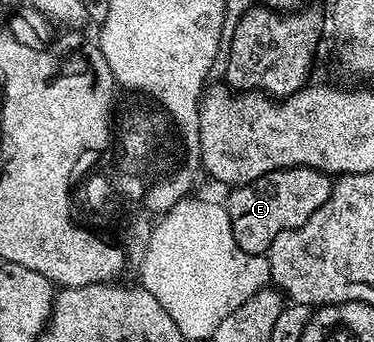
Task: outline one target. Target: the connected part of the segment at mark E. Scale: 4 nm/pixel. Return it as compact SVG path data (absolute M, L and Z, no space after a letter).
M296 166L292 170L275 170L245 186L237 186L226 199L230 224L238 248L247 253L267 255L274 236L306 224L310 216L328 197L329 175L323 170Z

